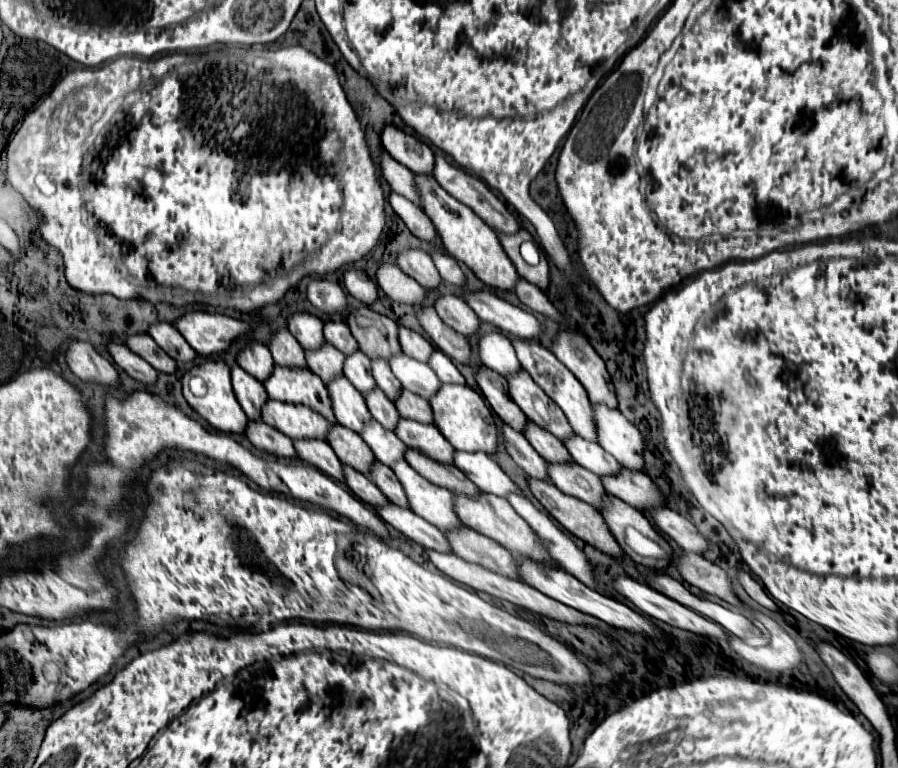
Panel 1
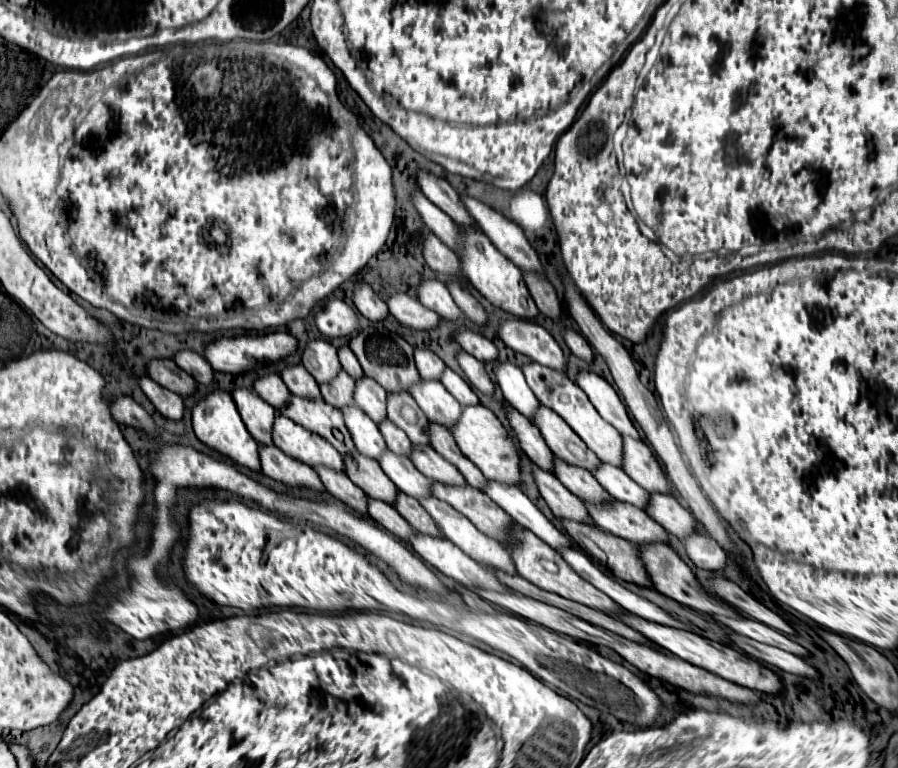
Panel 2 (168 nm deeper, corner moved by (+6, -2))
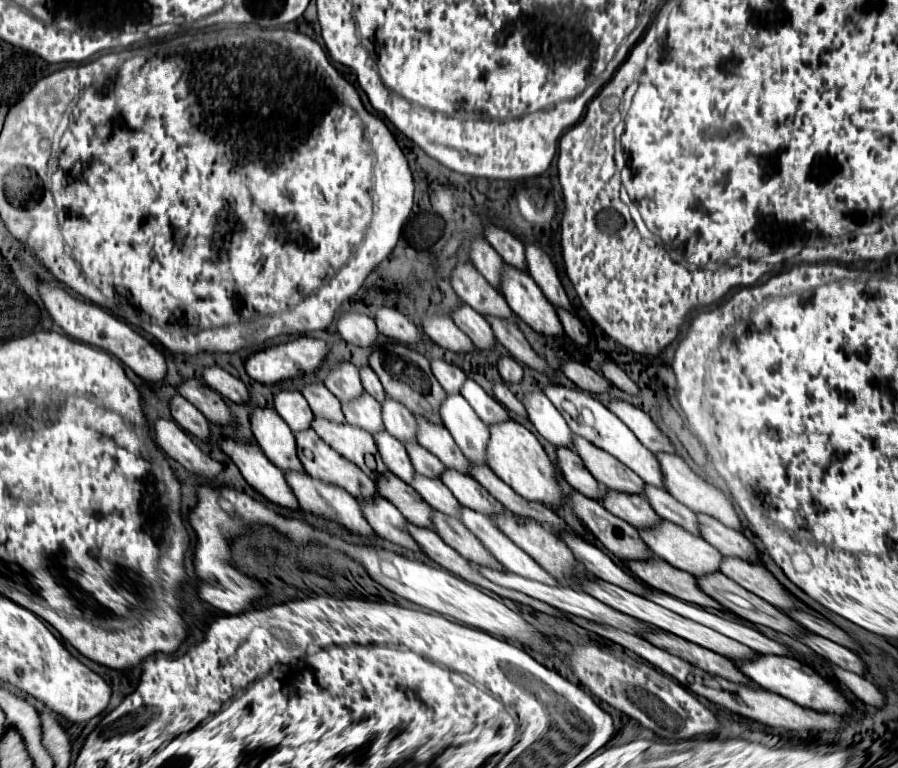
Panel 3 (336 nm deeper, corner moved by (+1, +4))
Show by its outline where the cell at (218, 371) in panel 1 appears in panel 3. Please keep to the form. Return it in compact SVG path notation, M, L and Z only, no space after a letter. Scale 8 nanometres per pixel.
M233 439L217 441L219 447L235 461L245 481L277 507L299 511L295 493L287 487L285 475L263 455L257 443L237 443Z

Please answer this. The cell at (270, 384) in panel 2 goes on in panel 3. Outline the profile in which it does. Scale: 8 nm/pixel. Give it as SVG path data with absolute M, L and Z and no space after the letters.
M281 391L279 395L275 395L275 409L293 429L293 433L311 429L313 413L299 391Z

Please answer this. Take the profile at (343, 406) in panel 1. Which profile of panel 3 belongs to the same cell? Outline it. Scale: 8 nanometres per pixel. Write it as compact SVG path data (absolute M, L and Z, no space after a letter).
M387 431L377 433L373 439L375 439L375 443L379 447L379 453L381 453L385 465L389 467L389 471L395 473L401 481L411 483L411 475L415 475L415 469L409 463L411 459L407 459L407 451L405 451L403 443L399 443Z

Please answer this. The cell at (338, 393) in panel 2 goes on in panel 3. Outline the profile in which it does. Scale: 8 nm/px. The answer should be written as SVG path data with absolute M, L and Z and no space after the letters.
M367 393L353 403L343 403L343 413L345 413L347 423L351 423L353 427L359 427L371 435L385 429L383 419L381 419L381 405Z

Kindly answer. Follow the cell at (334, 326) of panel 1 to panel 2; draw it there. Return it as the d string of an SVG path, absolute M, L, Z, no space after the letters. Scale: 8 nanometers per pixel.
M348 345L338 347L338 359L340 359L340 363L342 363L342 369L344 369L350 377L360 379L360 377L364 375L364 371L362 371L362 367L360 367L360 363L358 363L356 355L350 351L350 347L348 347Z

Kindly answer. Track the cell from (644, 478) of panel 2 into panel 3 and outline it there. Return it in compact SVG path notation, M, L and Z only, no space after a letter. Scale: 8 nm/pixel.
M659 453L657 455L659 463L661 463L661 469L663 469L663 475L665 475L665 483L667 483L667 489L669 493L681 501L683 505L687 505L689 509L693 511L703 511L707 515L713 515L713 519L719 519L723 525L731 527L731 529L737 529L741 531L741 519L733 507L733 501L727 493L723 493L721 489L717 489L715 485L707 483L703 477L699 477L681 457L677 455L667 455L667 453Z

